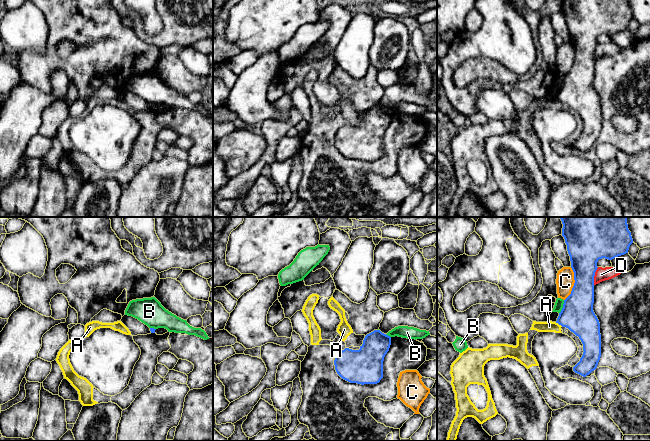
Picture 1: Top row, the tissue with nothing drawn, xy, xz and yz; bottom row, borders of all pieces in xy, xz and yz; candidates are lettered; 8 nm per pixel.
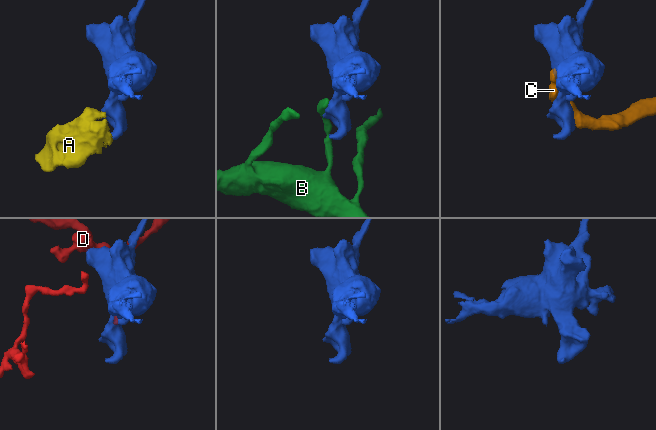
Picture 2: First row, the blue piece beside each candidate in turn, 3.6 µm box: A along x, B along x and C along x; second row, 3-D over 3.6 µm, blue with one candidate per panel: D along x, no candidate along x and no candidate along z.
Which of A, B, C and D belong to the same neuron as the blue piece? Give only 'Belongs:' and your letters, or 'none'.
Belongs: none

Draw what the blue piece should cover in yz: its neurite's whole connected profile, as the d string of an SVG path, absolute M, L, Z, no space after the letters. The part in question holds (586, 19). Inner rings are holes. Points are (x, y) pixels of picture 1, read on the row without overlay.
M563 0L562 12L567 21L575 59L571 70L564 76L556 99L568 104L581 116L584 128L580 137L573 143L573 147L586 153L597 144L601 133L600 99L593 87L597 38L602 34L612 36L628 29L633 15L628 0Z

